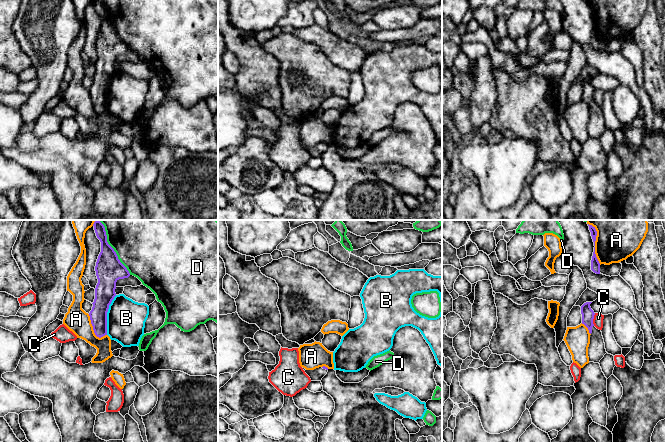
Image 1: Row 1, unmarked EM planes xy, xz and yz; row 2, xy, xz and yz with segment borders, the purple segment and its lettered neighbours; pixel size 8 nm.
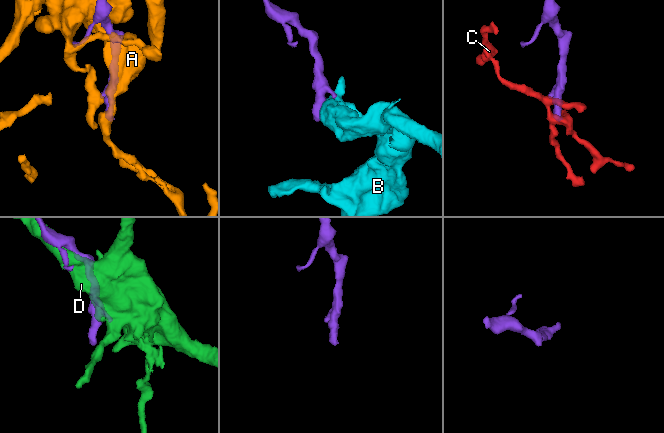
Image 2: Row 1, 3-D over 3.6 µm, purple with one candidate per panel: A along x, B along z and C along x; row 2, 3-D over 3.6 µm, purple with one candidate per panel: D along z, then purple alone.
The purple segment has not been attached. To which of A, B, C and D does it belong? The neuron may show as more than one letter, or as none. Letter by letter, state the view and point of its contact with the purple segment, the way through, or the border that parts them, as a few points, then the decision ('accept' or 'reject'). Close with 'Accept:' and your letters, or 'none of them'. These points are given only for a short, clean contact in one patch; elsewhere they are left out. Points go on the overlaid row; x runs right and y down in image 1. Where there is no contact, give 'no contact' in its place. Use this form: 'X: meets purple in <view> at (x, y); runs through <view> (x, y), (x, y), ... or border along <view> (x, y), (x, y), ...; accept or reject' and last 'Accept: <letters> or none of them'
A: meets purple in xy at (93, 329); reject
B: meets purple in xy at (106, 315); border along xy (116, 295), (109, 305), (107, 312), (106, 334); reject
C: meets purple in yz at (593, 318); border along yz (595, 313), (593, 325); reject
D: meets purple in xy at (110, 246); reject
Accept: none of them

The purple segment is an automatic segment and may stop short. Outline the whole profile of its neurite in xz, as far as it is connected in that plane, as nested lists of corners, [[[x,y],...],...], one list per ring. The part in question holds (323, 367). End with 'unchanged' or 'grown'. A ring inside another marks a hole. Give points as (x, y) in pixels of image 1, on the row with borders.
[[[325,366],[316,368],[314,370],[306,370],[305,368],[303,368],[303,370],[310,377],[311,381],[321,381],[328,372],[328,368]]] | grown

